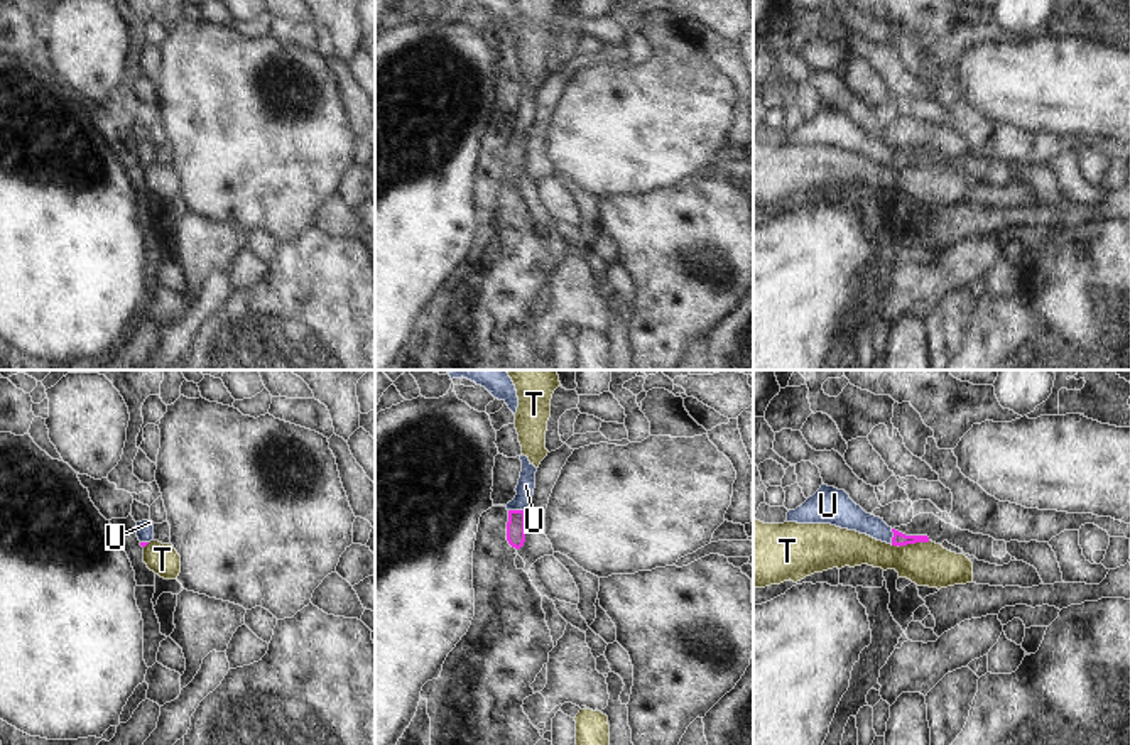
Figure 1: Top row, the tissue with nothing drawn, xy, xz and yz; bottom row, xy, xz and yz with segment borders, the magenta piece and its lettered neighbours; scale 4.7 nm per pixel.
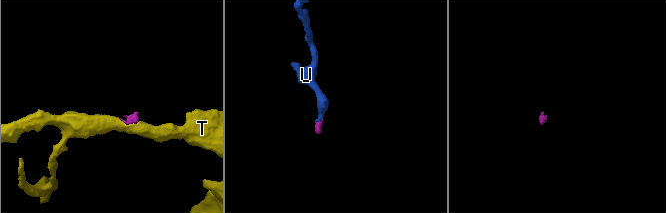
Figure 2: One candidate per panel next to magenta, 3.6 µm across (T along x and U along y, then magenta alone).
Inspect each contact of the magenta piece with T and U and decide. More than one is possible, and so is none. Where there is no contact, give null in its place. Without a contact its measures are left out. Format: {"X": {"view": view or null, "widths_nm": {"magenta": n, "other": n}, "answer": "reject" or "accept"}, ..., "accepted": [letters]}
{"T": {"view": "yz", "widths_nm": {"magenta": 70, "other": 200}, "answer": "reject"}, "U": {"view": "xz", "widths_nm": {"magenta": 100, "other": 80}, "answer": "accept"}, "accepted": ["U"]}

